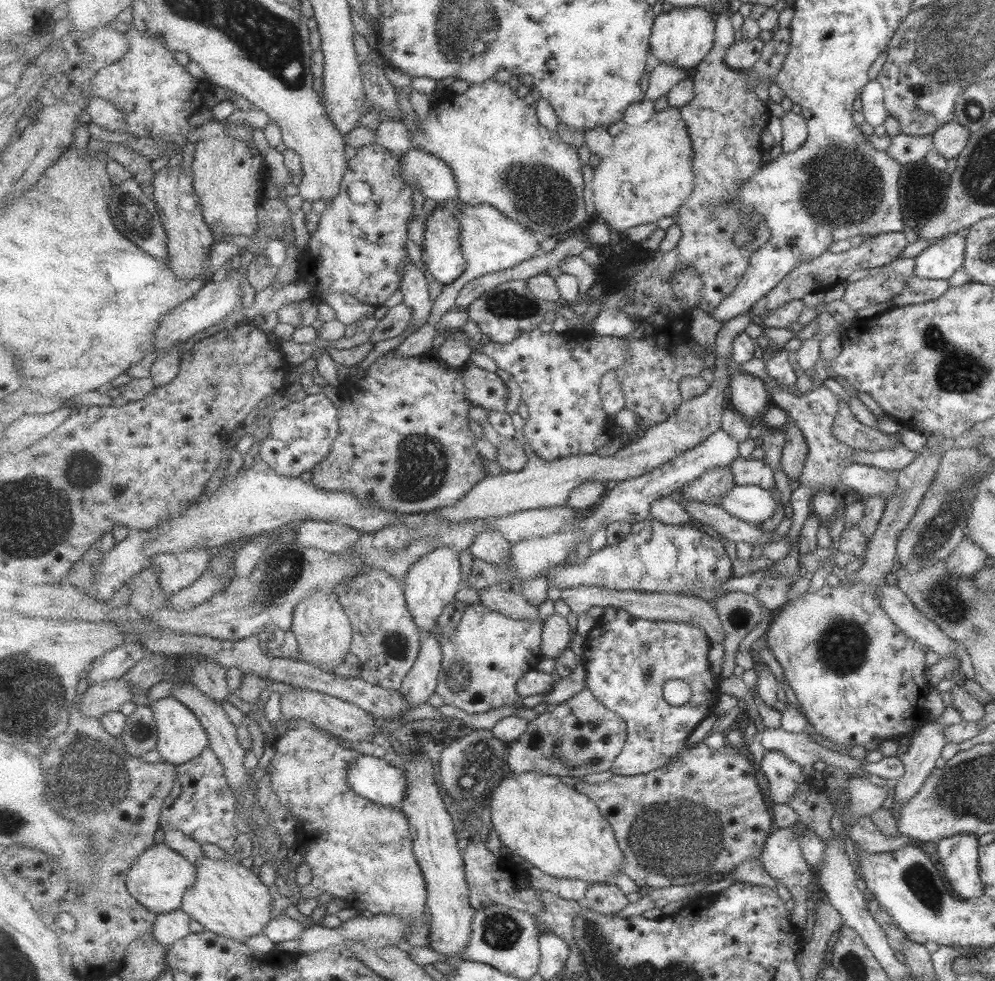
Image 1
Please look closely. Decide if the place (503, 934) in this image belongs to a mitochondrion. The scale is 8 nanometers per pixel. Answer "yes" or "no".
yes

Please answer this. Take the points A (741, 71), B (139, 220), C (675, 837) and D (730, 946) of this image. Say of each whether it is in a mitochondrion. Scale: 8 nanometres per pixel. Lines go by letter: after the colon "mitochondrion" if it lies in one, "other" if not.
A: other
B: mitochondrion
C: mitochondrion
D: other

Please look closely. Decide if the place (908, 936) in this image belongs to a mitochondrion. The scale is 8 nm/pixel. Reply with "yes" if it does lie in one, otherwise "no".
no

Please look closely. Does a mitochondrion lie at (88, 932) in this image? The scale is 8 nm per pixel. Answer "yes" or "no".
no

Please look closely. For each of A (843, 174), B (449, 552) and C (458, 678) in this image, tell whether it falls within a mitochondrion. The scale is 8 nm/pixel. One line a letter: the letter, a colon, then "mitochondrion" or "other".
A: mitochondrion
B: other
C: mitochondrion

